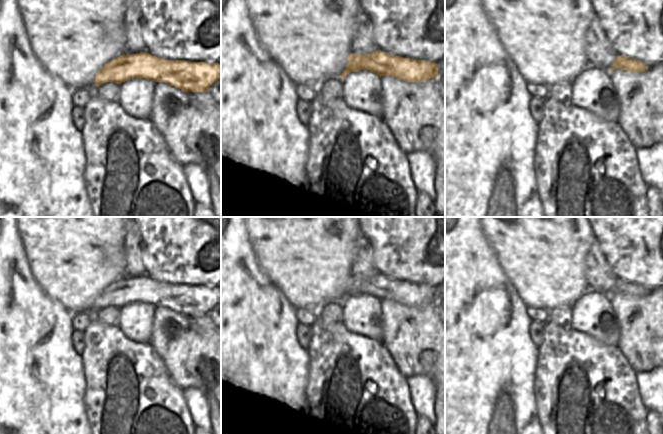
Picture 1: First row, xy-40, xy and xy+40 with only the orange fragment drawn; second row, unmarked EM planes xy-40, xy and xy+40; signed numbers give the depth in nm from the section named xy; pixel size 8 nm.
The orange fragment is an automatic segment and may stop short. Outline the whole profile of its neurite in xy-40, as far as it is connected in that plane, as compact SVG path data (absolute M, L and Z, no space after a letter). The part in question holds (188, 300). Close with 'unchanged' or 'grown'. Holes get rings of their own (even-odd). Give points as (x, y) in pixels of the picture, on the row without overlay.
M147 276L123 278L105 288L87 310L95 314L107 306L121 308L131 302L145 302L155 306L165 306L185 316L208 316L221 303L218 286L187 286L185 284L165 284Z; grown

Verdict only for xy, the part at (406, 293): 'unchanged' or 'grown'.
unchanged

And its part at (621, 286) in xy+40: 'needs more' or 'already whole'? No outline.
already whole

